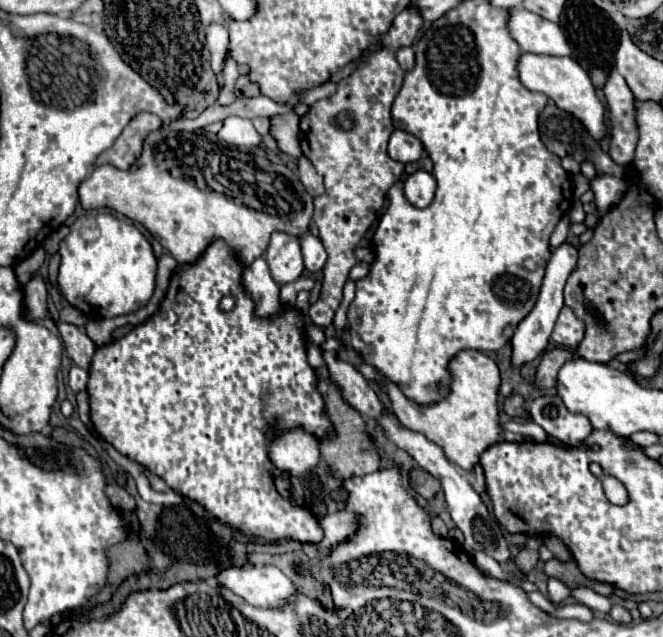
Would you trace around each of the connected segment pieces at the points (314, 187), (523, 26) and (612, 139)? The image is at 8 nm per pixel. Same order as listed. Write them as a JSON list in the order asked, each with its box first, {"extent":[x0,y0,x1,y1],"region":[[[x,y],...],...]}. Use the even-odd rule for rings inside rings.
[{"extent":[299,157,323,197],"region":[[[299,157],[299,177],[301,177],[301,183],[305,185],[307,193],[311,193],[313,197],[319,197],[323,195],[323,177],[319,177],[319,173],[315,171],[315,167],[311,165],[311,161],[307,157]]]},{"extent":[507,7,571,55],"region":[[[523,7],[507,9],[507,27],[521,51],[539,55],[571,55],[561,27]]]},{"extent":[603,69,639,167],"region":[[[613,69],[603,87],[609,105],[609,155],[617,165],[631,167],[635,159],[635,145],[639,141],[639,129],[635,129],[635,97],[623,81],[623,77]]]}]

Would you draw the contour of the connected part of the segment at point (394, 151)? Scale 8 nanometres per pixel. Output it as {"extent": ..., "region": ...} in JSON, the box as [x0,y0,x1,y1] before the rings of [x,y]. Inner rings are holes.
{"extent":[389,129,423,163],"region":[[[401,129],[393,131],[393,135],[389,139],[389,157],[391,159],[401,161],[401,163],[413,163],[421,157],[421,153],[423,153],[423,145],[415,135],[401,131]]]}

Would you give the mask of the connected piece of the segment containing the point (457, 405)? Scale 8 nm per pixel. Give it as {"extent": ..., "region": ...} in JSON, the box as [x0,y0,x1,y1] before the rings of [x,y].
{"extent":[339,351,503,473],"region":[[[341,351],[339,357],[343,361],[353,363],[363,377],[367,379],[375,379],[379,383],[383,383],[383,387],[389,393],[389,399],[393,403],[393,411],[399,417],[401,425],[407,425],[407,429],[415,429],[417,433],[423,433],[429,441],[435,441],[435,445],[439,445],[447,457],[447,461],[451,461],[453,465],[461,467],[463,471],[473,473],[475,465],[479,463],[481,453],[491,447],[493,443],[503,441],[503,427],[499,421],[499,407],[497,407],[497,391],[499,391],[499,369],[495,365],[493,359],[489,359],[485,353],[481,351],[461,351],[453,361],[451,361],[451,373],[453,373],[453,383],[451,383],[451,395],[447,395],[443,401],[435,403],[435,405],[427,405],[421,407],[413,401],[409,401],[393,383],[385,383],[381,379],[381,375],[365,365],[361,361],[361,357],[353,351]]]}

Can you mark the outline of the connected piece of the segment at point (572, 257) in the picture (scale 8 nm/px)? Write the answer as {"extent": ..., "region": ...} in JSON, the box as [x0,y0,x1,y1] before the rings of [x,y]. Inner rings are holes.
{"extent":[511,245,577,367],"region":[[[561,245],[561,247],[557,247],[553,251],[553,255],[551,255],[551,259],[547,263],[547,271],[545,271],[545,279],[543,279],[543,285],[541,285],[539,299],[537,299],[535,307],[531,309],[531,313],[517,325],[515,335],[511,339],[511,349],[513,349],[511,365],[513,367],[523,367],[525,363],[531,363],[533,359],[537,359],[547,349],[551,333],[553,333],[553,327],[555,327],[555,321],[559,317],[559,311],[563,309],[563,287],[565,287],[565,281],[571,275],[575,265],[577,265],[577,247]]]}

